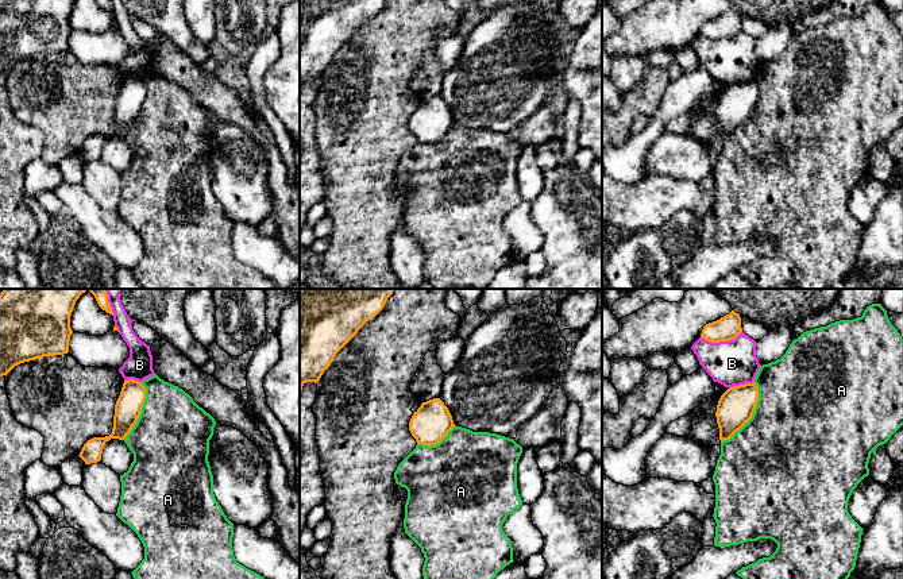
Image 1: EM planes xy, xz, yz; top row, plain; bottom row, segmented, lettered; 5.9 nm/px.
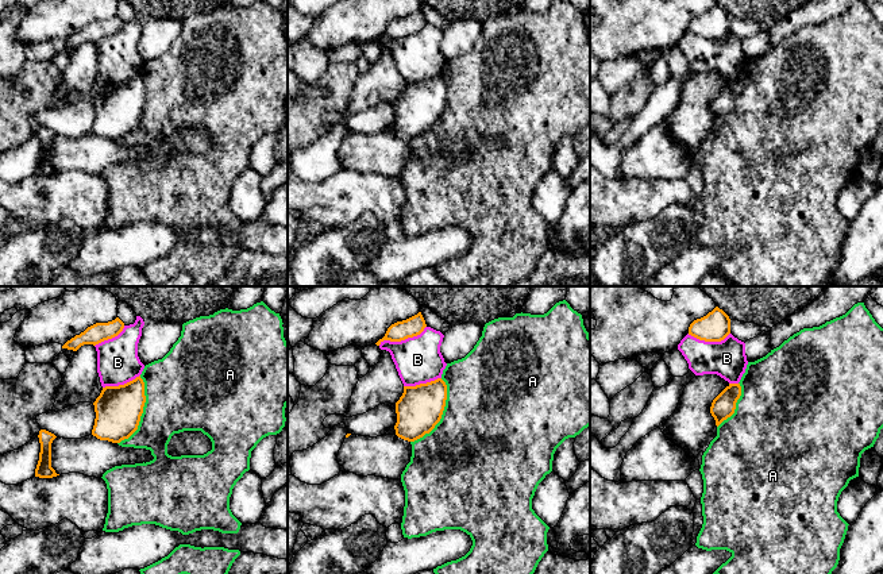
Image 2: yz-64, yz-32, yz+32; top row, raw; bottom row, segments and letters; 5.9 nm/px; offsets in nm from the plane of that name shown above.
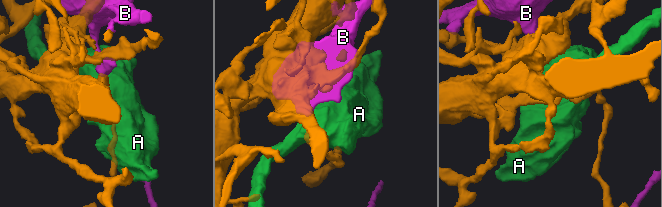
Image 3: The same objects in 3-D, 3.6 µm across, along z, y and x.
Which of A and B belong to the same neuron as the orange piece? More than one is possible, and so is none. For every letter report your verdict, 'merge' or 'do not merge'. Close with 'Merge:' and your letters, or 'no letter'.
A: do not merge
B: do not merge
Merge: no letter

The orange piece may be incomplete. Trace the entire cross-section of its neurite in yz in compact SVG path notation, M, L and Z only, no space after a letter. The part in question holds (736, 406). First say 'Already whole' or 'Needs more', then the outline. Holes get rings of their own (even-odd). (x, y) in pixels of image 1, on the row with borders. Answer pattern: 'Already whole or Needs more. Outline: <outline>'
Already whole. Outline: M745 383L729 387L717 405L717 424L719 440L729 440L753 416L759 401L759 387L756 383Z

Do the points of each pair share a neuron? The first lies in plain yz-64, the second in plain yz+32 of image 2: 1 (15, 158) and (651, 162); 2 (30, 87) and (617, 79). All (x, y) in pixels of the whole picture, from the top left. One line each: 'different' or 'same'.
1: different
2: different

